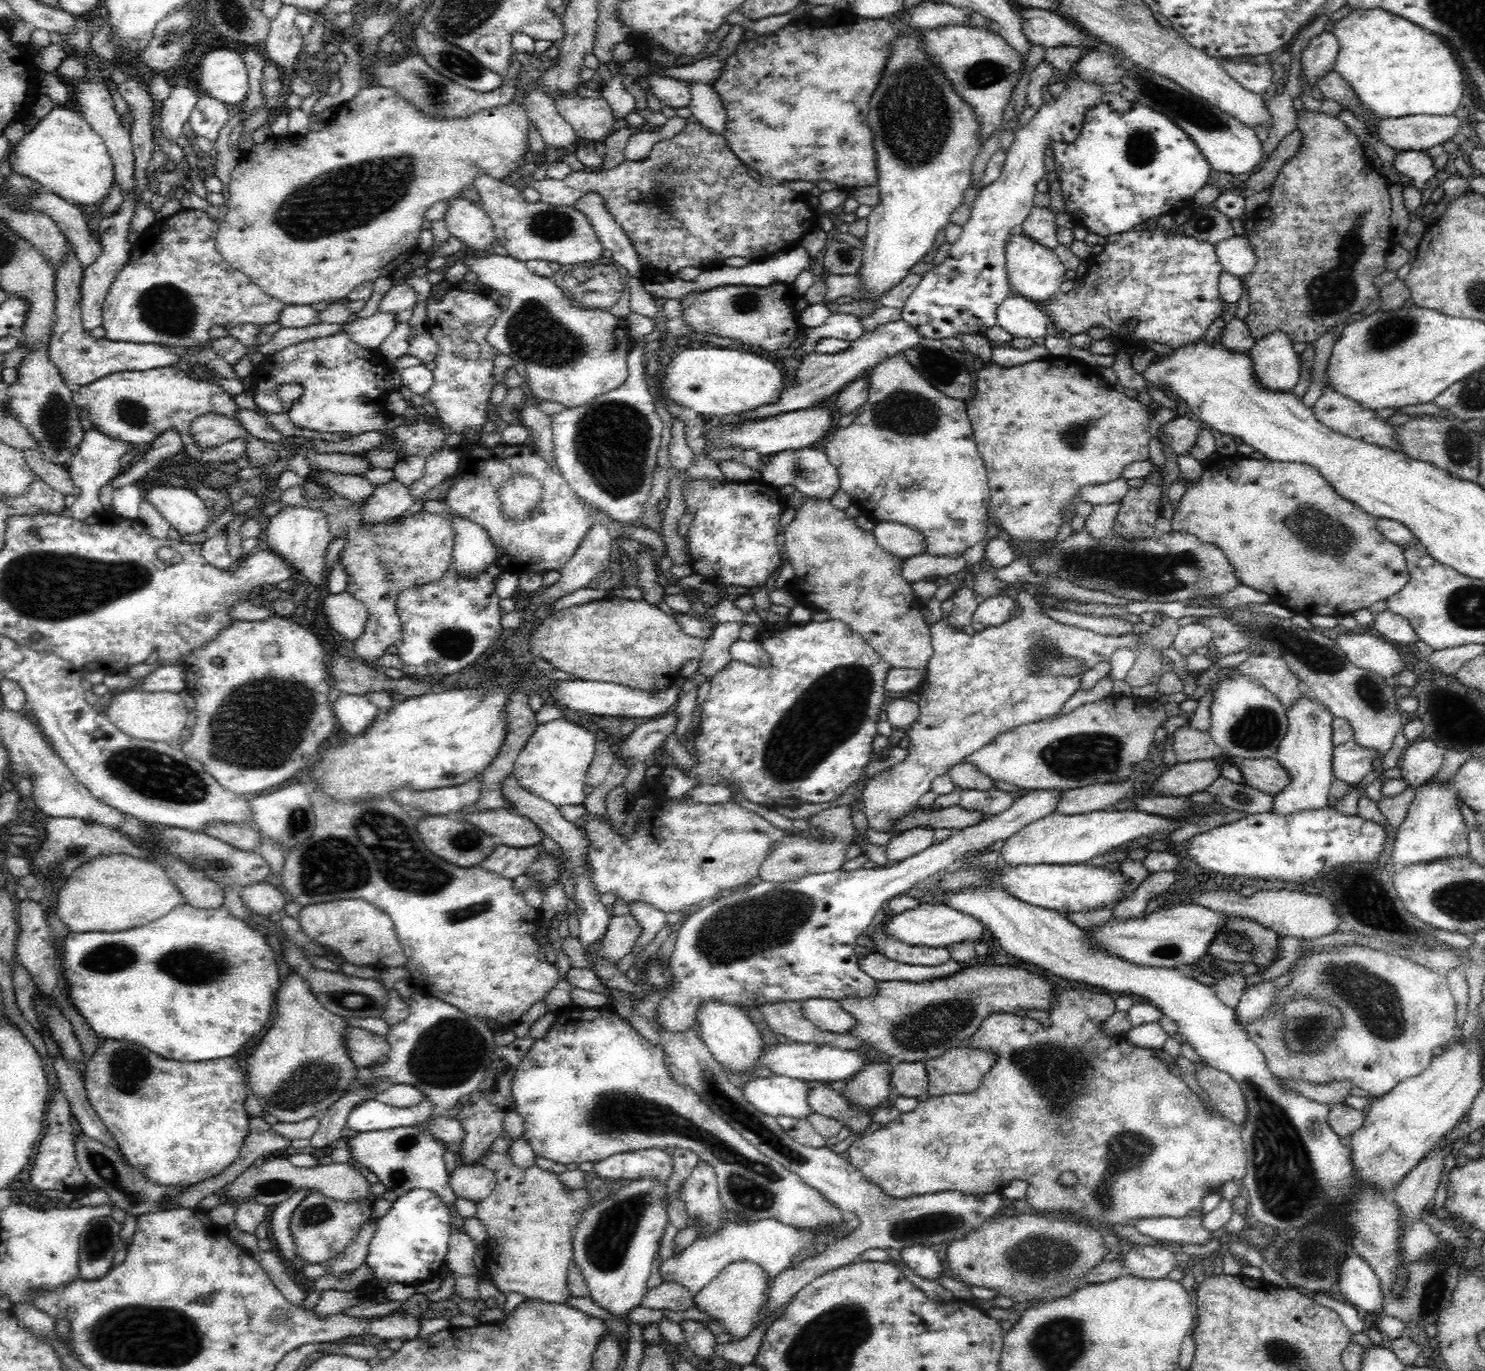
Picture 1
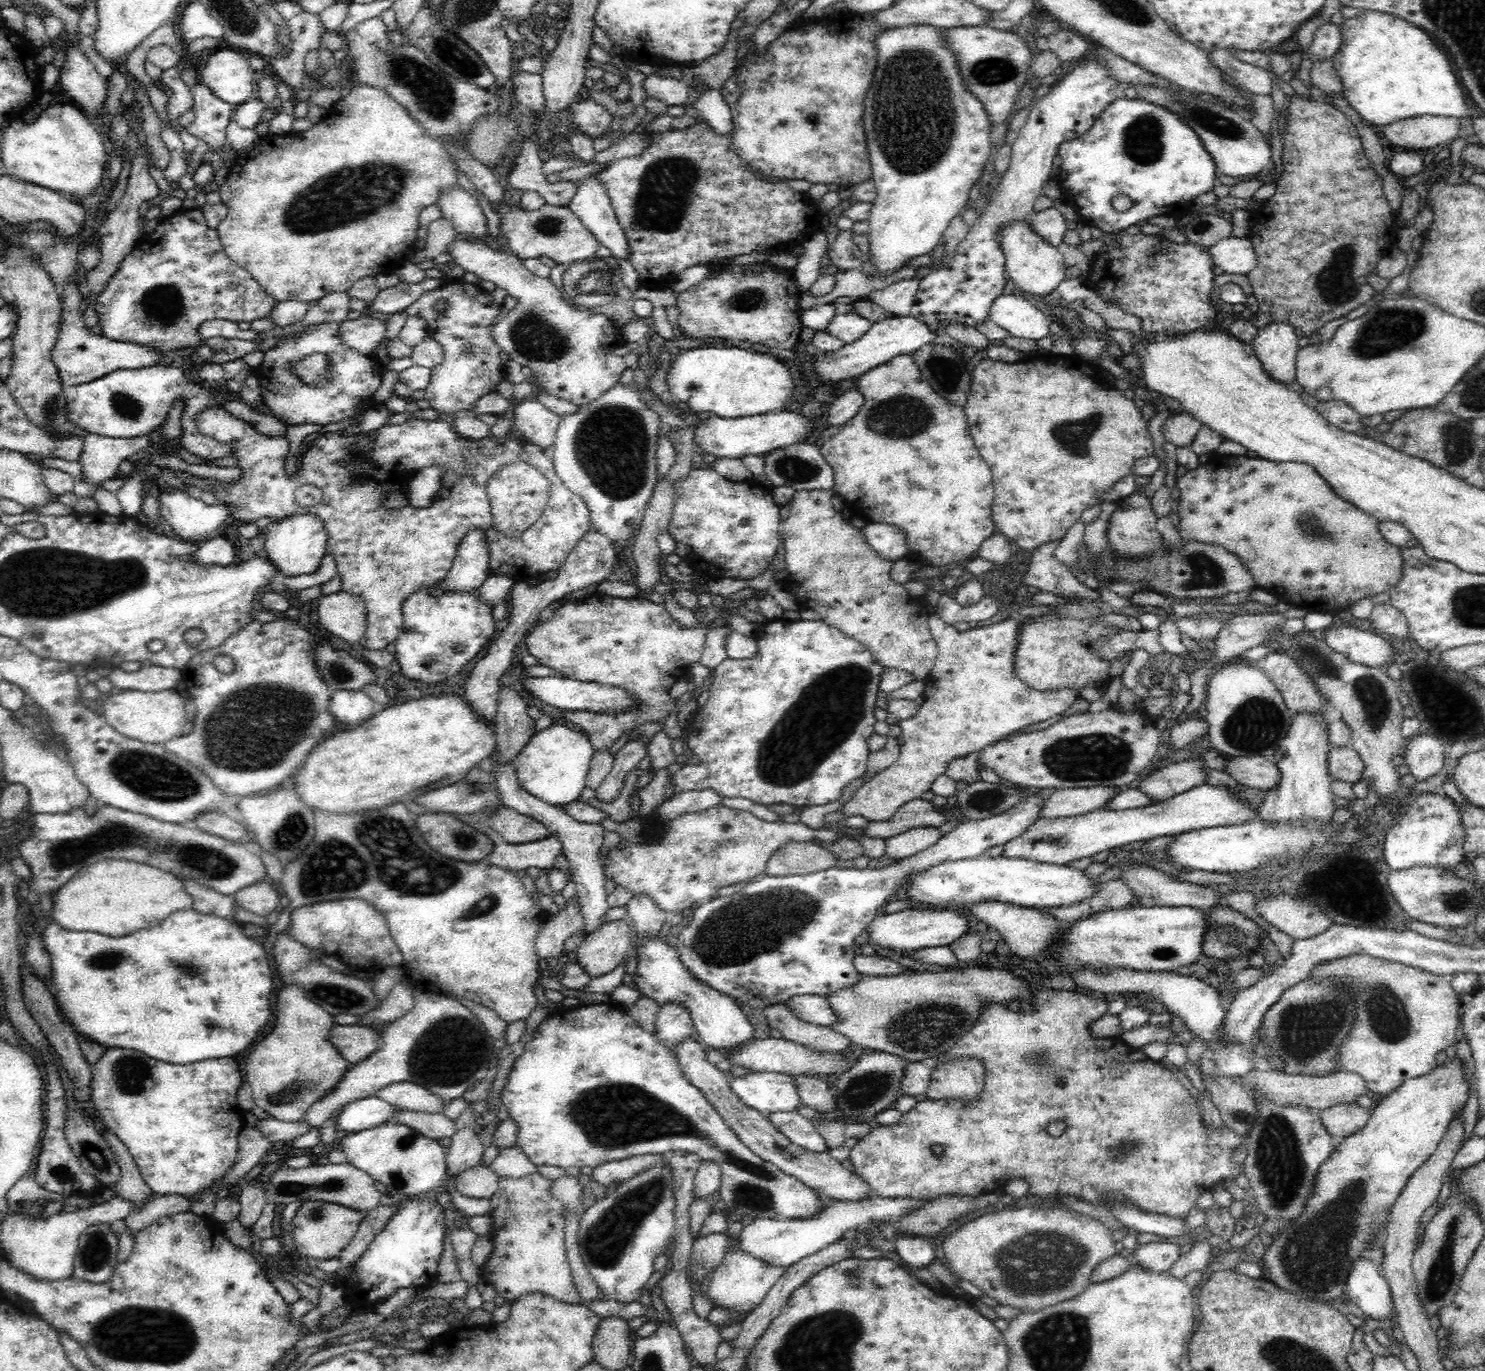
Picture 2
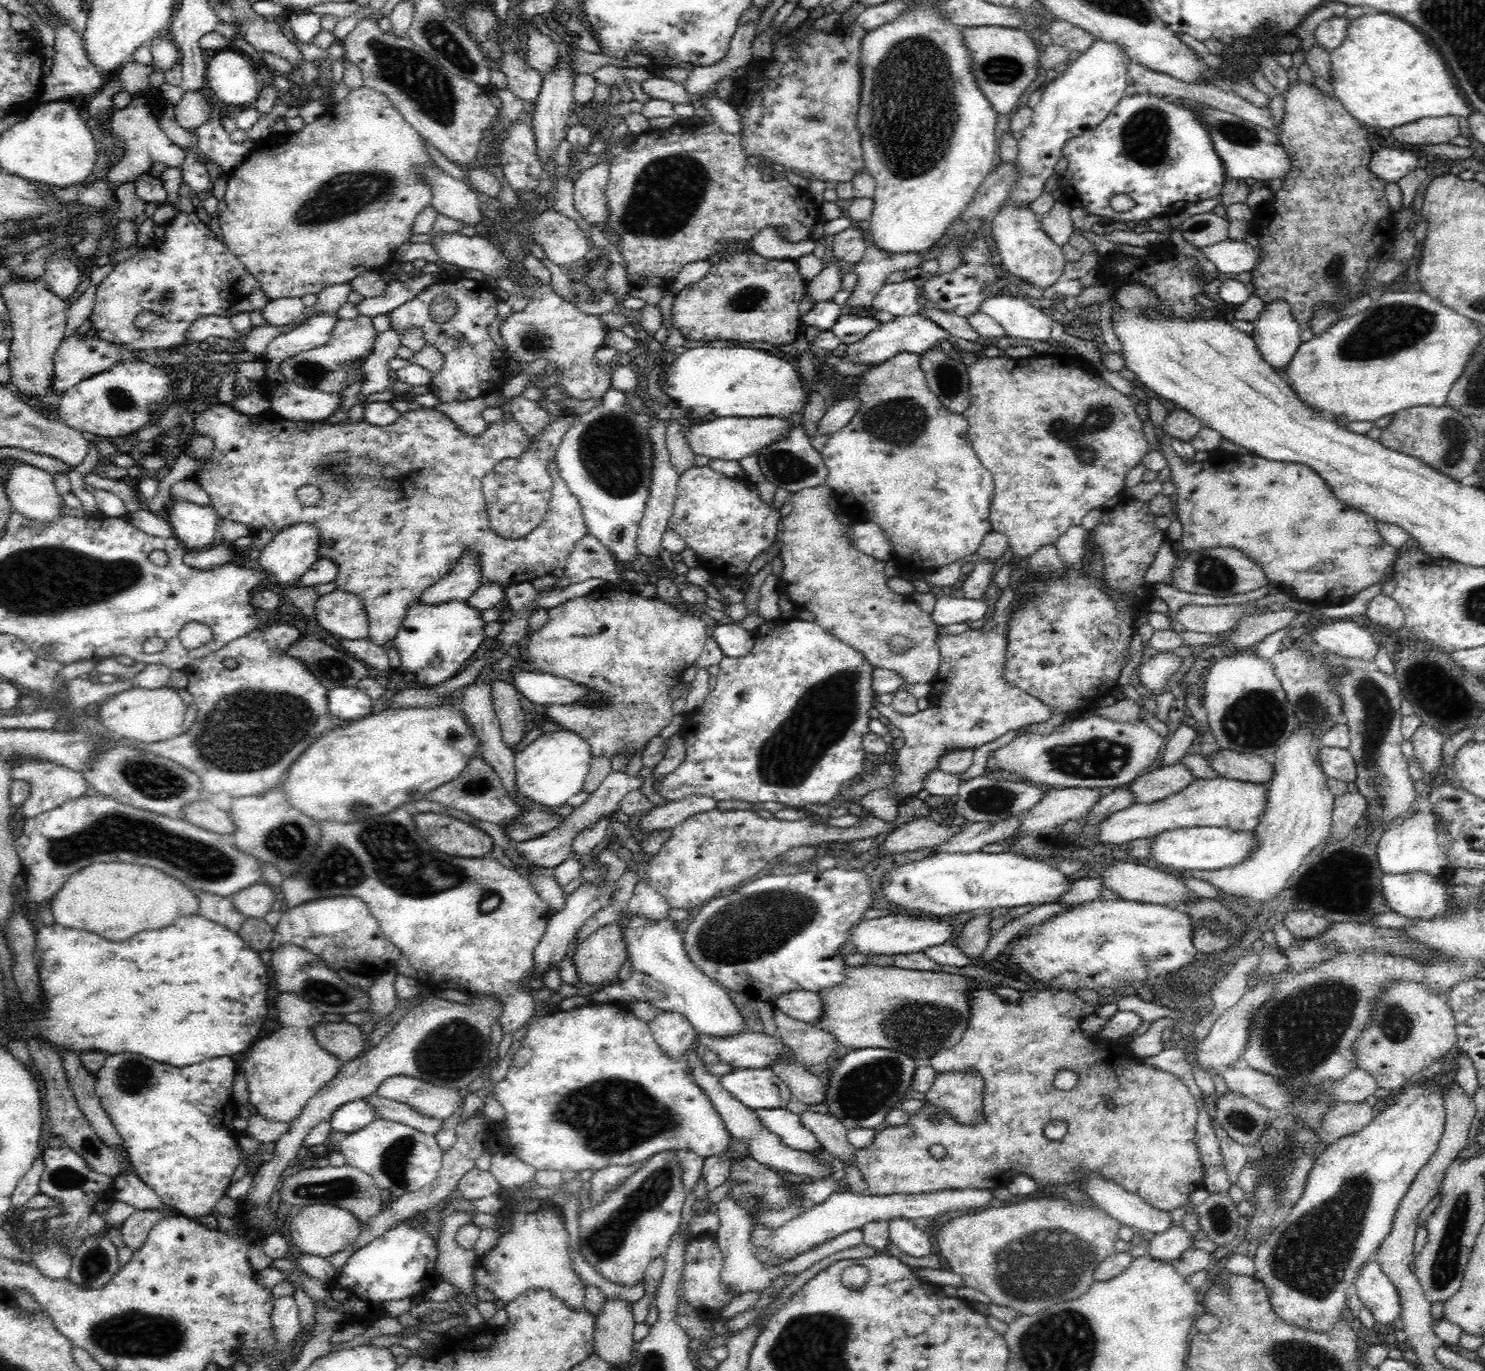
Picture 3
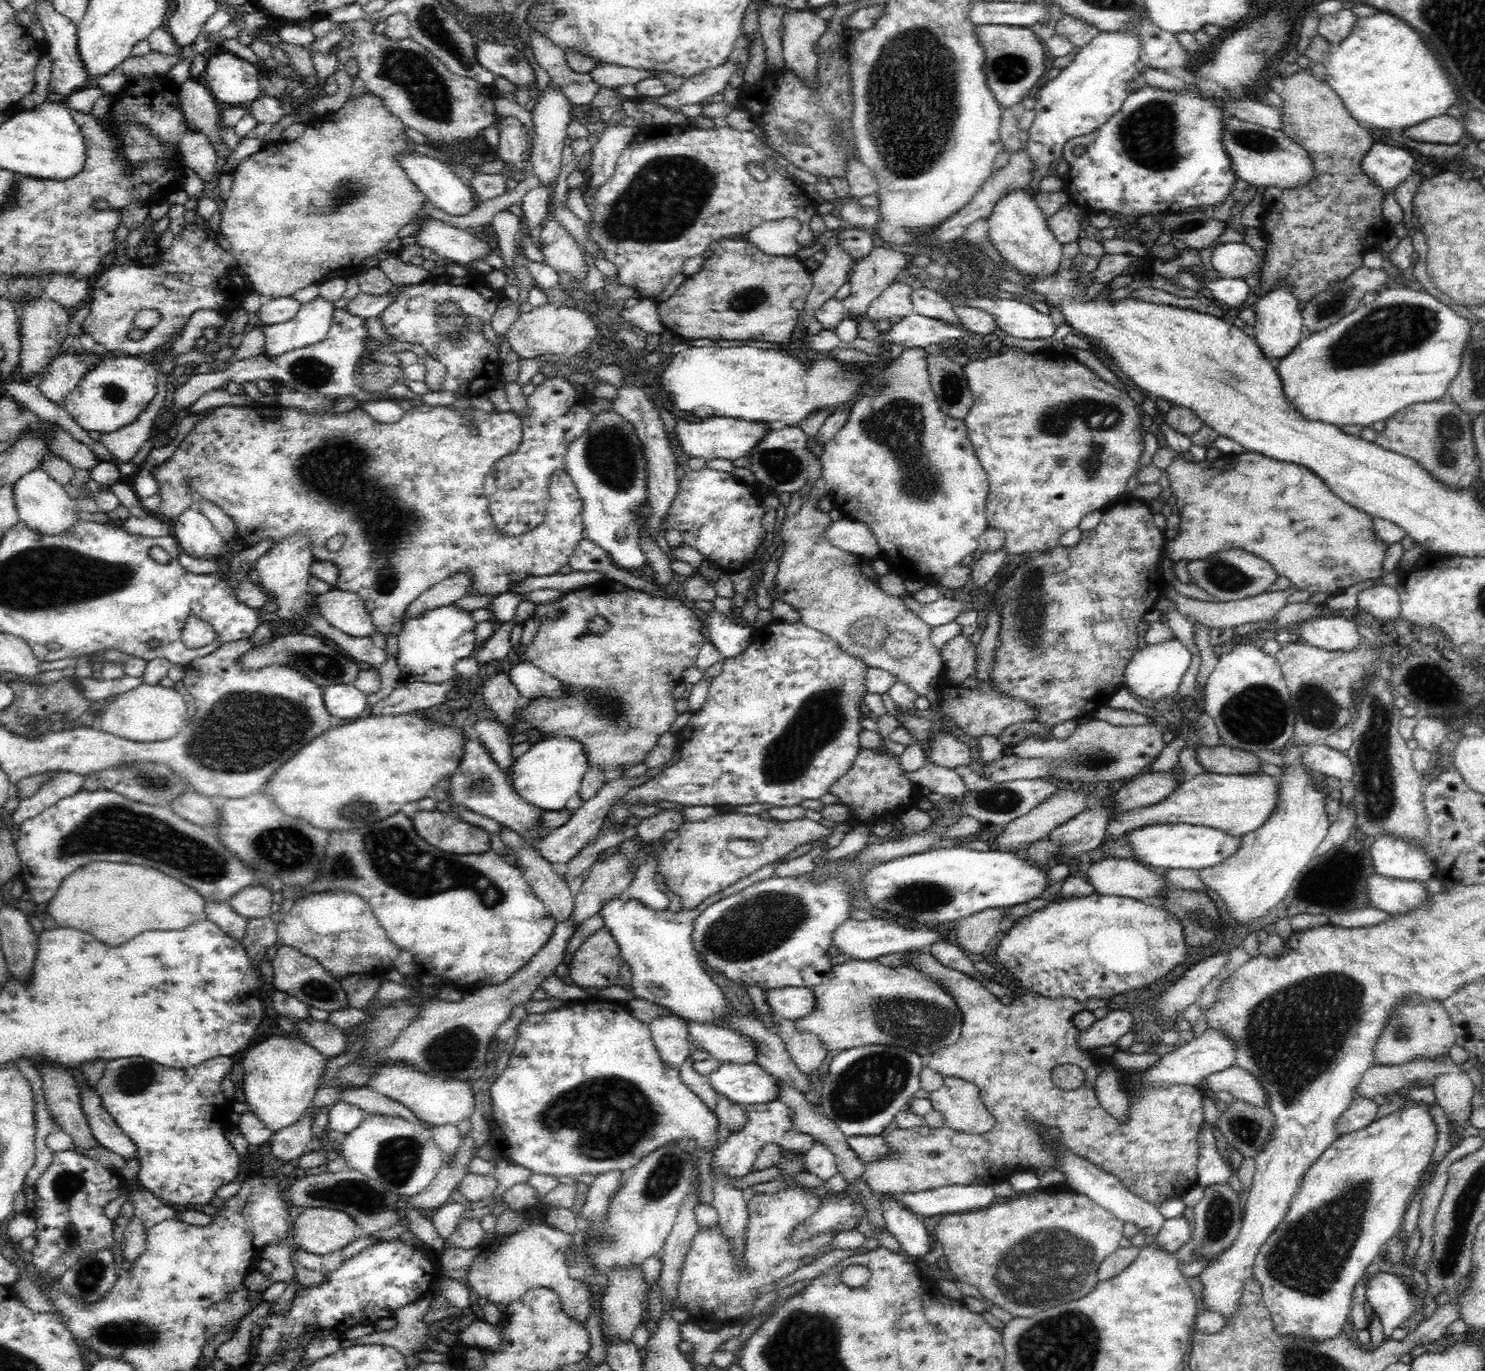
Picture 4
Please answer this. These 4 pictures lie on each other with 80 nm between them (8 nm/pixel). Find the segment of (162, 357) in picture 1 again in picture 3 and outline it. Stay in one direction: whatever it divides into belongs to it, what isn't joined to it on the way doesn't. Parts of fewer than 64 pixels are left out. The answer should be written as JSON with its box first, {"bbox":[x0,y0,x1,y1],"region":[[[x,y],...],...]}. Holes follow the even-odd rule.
{"bbox":[50,331,136,398],"region":[[[76,331],[70,336],[64,338],[64,342],[60,344],[58,352],[56,352],[52,368],[52,382],[50,382],[50,389],[52,393],[58,398],[64,394],[69,388],[76,386],[85,378],[90,378],[94,374],[100,374],[108,368],[112,368],[112,364],[122,362],[122,360],[135,360],[136,354],[131,352],[128,348],[121,348],[120,346],[113,346],[104,340],[85,339],[84,334],[80,336]]]}

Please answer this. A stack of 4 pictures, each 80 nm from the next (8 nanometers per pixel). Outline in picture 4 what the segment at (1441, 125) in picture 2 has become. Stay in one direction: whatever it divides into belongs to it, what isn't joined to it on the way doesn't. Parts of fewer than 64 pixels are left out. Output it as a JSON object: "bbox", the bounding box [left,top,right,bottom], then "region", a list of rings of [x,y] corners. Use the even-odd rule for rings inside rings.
{"bbox":[1402,115,1466,145],"region":[[[1449,115],[1428,119],[1402,132],[1416,142],[1447,145],[1458,144],[1466,134],[1463,121]]]}

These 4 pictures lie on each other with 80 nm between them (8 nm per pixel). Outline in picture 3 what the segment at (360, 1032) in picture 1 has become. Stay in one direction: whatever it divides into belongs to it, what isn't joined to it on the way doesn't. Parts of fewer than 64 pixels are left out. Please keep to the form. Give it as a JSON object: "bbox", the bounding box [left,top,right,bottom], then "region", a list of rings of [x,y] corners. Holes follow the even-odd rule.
{"bbox":[310,1020,368,1062],"region":[[[320,1020],[310,1029],[312,1029],[312,1035],[314,1035],[316,1043],[342,1062],[358,1057],[368,1040],[368,1038],[362,1037],[362,1033],[356,1025],[346,1022]]]}

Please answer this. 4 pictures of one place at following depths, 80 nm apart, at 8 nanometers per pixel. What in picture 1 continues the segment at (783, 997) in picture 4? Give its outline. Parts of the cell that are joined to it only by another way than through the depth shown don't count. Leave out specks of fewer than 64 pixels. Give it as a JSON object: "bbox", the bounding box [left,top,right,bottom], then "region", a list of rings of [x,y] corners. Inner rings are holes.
{"bbox":[800,998,856,1034],"region":[[[808,998],[800,1000],[800,1010],[812,1024],[820,1030],[846,1034],[856,1024],[856,1019],[840,1007],[837,1000],[829,998]]]}

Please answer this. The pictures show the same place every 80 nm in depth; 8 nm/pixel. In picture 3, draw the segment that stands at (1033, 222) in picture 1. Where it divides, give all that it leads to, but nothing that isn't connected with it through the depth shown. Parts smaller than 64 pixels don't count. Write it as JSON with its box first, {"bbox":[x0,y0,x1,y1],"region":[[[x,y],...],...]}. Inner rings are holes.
{"bbox":[1041,200,1075,246],"region":[[[1062,200],[1056,202],[1049,214],[1041,217],[1042,229],[1056,242],[1057,246],[1064,246],[1070,242],[1070,238],[1075,234],[1075,224],[1071,218],[1071,210]]]}

